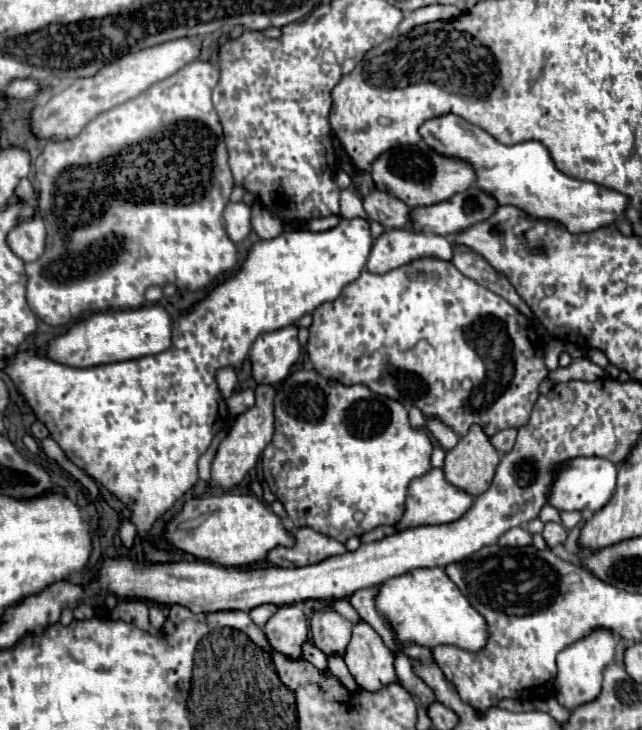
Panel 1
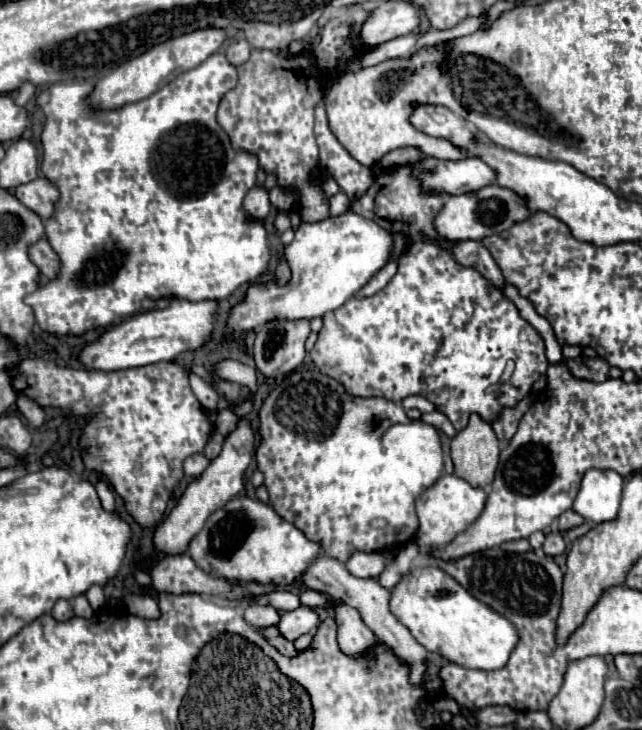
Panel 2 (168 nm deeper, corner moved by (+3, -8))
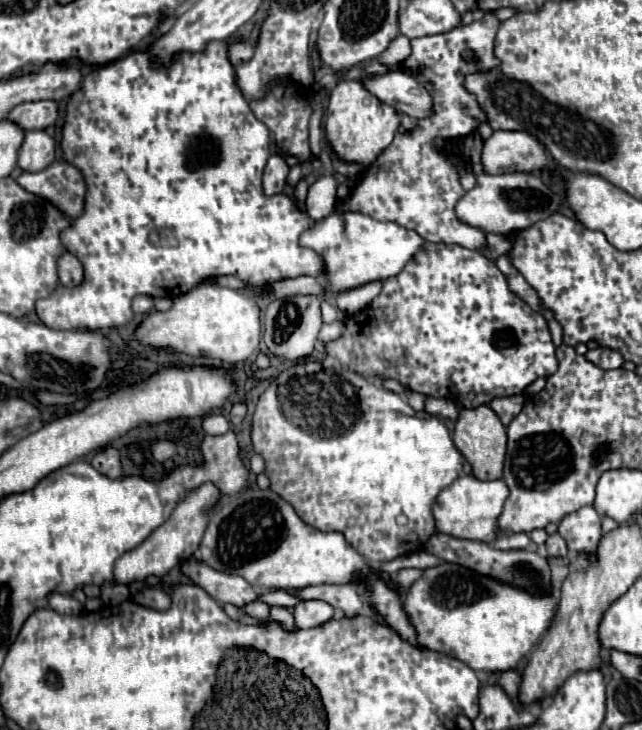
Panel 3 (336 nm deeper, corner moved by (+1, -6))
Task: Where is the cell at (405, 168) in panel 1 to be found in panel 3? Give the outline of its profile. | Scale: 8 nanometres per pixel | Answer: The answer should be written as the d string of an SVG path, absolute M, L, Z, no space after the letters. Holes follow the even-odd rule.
M499 130L485 140L481 164L485 174L539 172L547 164L547 154L533 136Z

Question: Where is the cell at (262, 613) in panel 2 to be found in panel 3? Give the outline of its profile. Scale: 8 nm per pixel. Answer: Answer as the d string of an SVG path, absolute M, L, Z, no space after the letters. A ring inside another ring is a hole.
M251 602L249 606L245 606L243 608L245 610L245 614L249 614L249 616L253 616L253 618L259 618L259 620L269 620L269 604L265 604L265 602Z

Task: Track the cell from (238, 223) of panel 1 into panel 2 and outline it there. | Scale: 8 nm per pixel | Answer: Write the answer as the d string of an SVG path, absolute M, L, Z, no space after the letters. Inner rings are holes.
M253 186L243 202L243 208L249 216L255 218L267 218L271 212L271 202L269 202L269 190L265 186Z

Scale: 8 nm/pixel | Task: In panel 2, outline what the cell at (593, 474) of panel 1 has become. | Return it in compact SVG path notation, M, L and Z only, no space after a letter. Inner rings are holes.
M587 470L573 502L573 510L593 524L615 520L623 484L625 478L615 470Z

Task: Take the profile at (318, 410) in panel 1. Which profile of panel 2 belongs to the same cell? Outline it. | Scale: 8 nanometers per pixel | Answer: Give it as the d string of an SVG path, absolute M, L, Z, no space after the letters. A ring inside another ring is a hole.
M317 368L313 370L297 370L295 374L287 374L283 380L279 380L279 384L269 392L269 396L265 398L265 402L261 404L259 410L259 436L261 442L255 448L255 460L257 460L257 468L263 472L265 476L265 486L269 490L269 502L271 506L291 524L295 524L309 540L321 542L325 556L337 558L339 562L347 562L349 556L353 552L381 552L381 550L401 550L411 538L415 538L417 528L419 528L419 520L415 516L415 498L431 488L441 472L443 472L443 448L441 448L441 438L439 432L431 426L425 424L423 420L411 420L405 410L391 402L391 400L383 400L383 398L359 398L359 396L351 396L347 394L347 390L337 382L331 380L329 376L321 374ZM375 518L383 518L387 520L387 528L373 528L371 522Z

